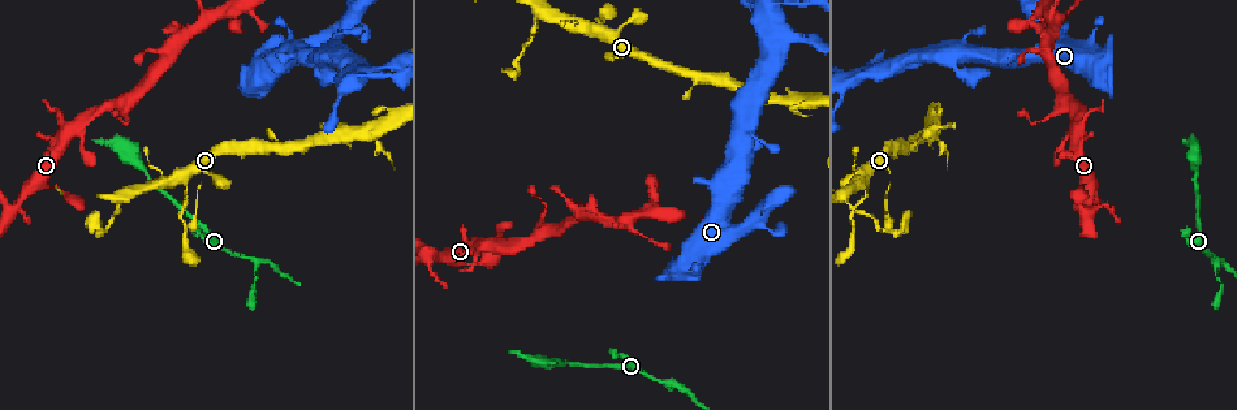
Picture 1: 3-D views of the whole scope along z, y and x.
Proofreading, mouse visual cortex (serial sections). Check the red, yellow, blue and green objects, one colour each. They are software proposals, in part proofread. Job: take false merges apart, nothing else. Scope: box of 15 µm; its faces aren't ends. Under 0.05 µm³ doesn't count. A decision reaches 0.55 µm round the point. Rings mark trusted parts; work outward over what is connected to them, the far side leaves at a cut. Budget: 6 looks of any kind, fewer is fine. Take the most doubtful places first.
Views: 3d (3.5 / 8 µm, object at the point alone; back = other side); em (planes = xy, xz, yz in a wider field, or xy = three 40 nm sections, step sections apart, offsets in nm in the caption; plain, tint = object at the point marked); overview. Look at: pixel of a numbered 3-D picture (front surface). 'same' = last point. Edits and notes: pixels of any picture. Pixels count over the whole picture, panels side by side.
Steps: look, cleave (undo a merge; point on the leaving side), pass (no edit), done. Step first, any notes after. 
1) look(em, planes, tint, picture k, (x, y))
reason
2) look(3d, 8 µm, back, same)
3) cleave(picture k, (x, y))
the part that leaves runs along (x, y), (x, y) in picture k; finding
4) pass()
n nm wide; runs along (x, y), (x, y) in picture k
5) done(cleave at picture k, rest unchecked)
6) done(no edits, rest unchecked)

look(3d, 3.5 µm, picture 1, (1216, 260))
side arm on a straight run

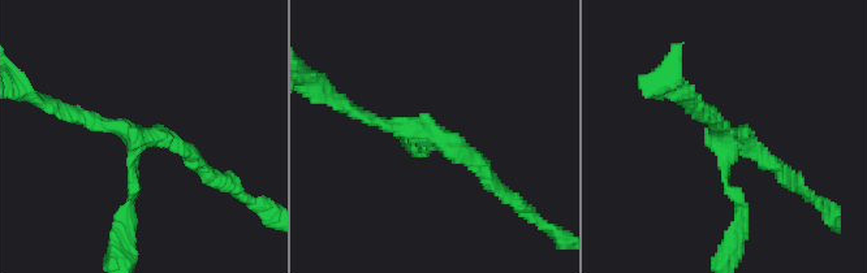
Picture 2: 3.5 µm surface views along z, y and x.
look(em, xy, step 3, tint, picture 2, (428, 134))
3 arms; arms of 100, 150, 200 nm; shape alone is not enough

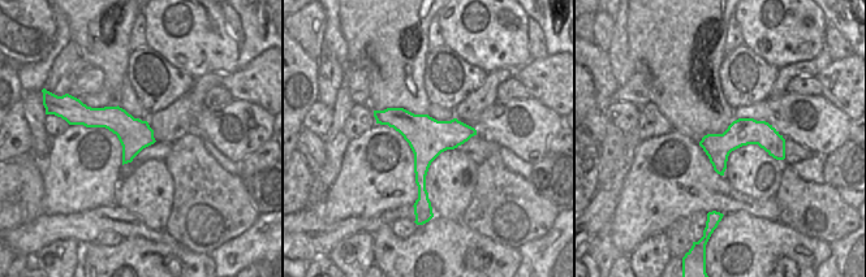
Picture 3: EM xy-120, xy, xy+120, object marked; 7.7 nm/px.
look(em, planes, tint, same)

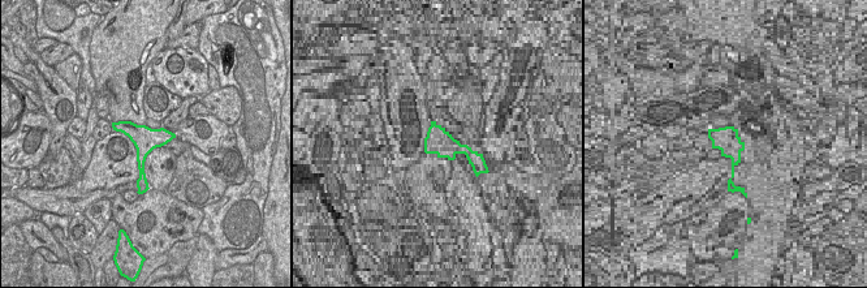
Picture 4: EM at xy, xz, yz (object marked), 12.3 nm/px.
pass()
runs along (59, 109), (134, 138), (126, 217) in picture 2; continuous, no second cell

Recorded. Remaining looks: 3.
look(3d, 3.5 µm, back, picture 1, (212, 20))
four arms meet

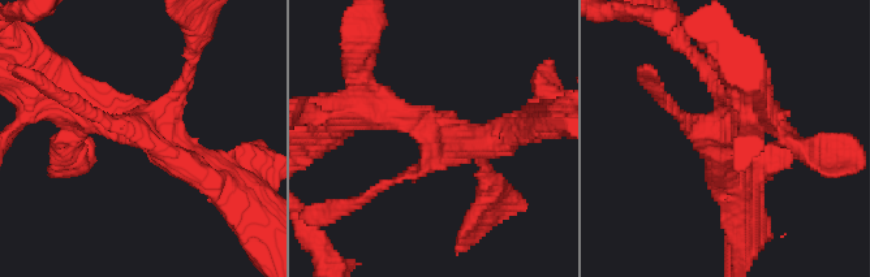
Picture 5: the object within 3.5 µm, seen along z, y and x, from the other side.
look(em, xy, step 2, tint, picture 5, (150, 136))
4 arms; arms of 150, 150, 350, 400 nm

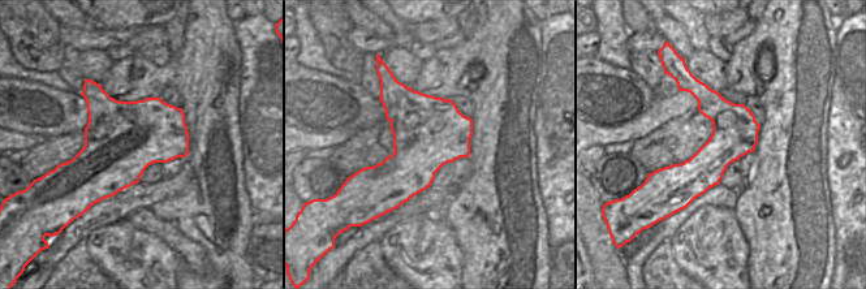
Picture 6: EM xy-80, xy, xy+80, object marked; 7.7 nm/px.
pass()
runs along (218, 182), (138, 122), (74, 99) in picture 5; one cell here

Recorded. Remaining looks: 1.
done(no edits, rest unchecked)

